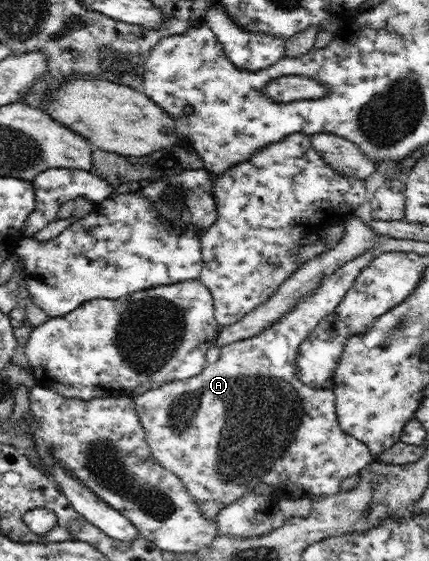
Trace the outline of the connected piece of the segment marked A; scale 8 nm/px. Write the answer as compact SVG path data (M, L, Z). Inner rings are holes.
M366 250L335 272L326 274L313 294L300 298L261 334L223 346L219 360L214 364L207 363L198 376L131 395L152 457L163 468L175 473L199 504L205 500L231 504L254 492L261 483L270 486L275 495L284 494L295 500L333 496L341 491L340 486L347 478L359 473L372 461L369 447L341 429L333 389L319 391L303 385L296 378L295 362L301 343L325 316L335 313L355 278L375 255Z

